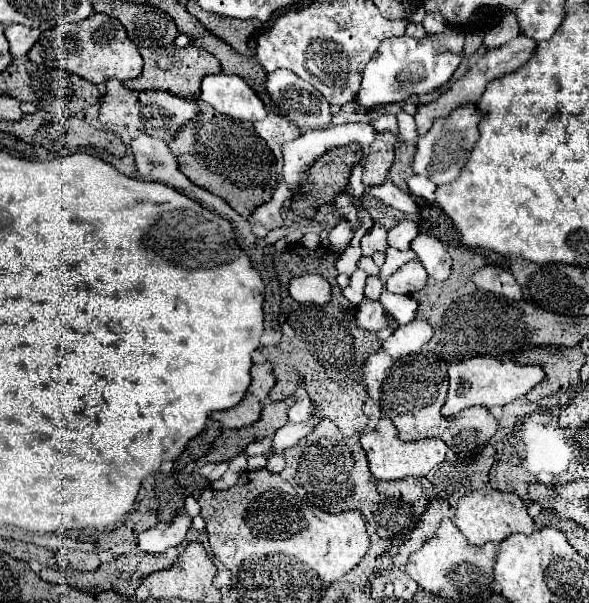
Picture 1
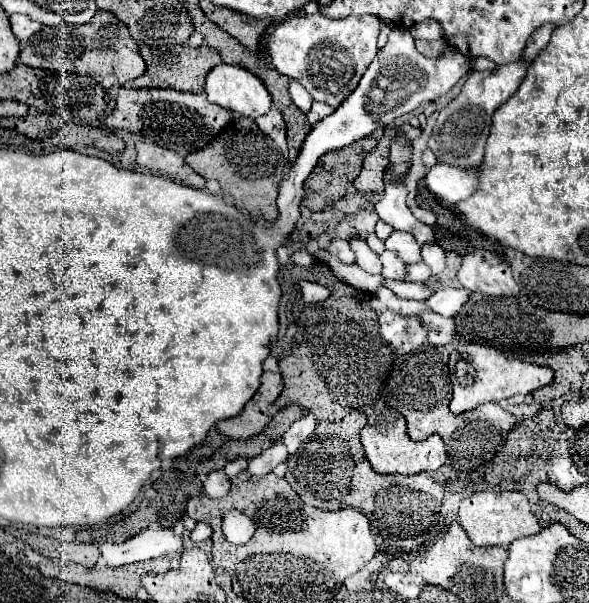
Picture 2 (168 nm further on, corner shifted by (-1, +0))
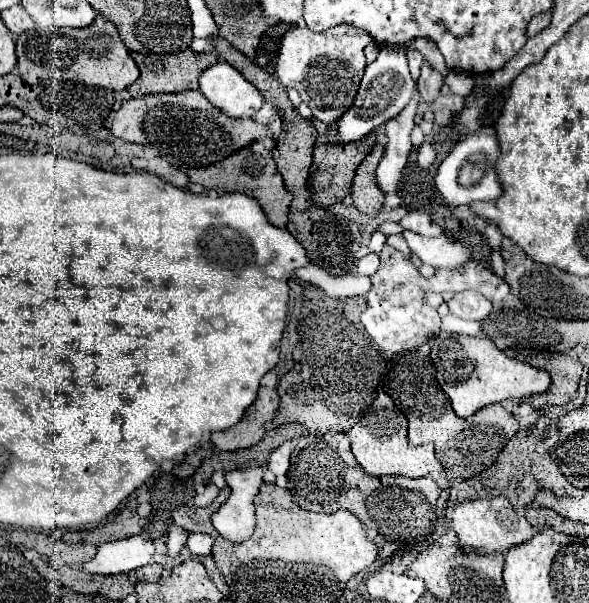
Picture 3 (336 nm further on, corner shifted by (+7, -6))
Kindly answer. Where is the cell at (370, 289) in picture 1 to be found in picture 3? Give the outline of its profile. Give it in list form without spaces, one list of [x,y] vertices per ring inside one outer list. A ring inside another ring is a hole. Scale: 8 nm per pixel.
[[[366,255],[366,257],[362,257],[356,261],[356,267],[358,267],[358,271],[360,271],[360,275],[372,275],[374,271],[378,270],[378,263],[380,263],[380,259],[378,259],[378,255]]]

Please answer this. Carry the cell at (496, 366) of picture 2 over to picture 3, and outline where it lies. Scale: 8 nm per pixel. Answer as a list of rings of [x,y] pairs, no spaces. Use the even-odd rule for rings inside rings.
[[[442,333],[440,337],[434,337],[432,341],[428,341],[426,345],[428,347],[446,347],[444,355],[450,355],[450,361],[456,363],[458,369],[464,369],[462,373],[458,373],[458,379],[450,379],[450,381],[444,379],[444,383],[442,383],[442,391],[450,399],[450,405],[452,405],[452,399],[464,399],[468,409],[480,409],[480,407],[490,405],[490,403],[500,403],[504,399],[522,399],[522,397],[528,397],[534,393],[544,393],[550,387],[550,375],[548,373],[544,373],[542,369],[536,369],[528,363],[520,363],[512,357],[506,357],[506,353],[502,349],[498,349],[488,337],[466,337],[466,335]]]

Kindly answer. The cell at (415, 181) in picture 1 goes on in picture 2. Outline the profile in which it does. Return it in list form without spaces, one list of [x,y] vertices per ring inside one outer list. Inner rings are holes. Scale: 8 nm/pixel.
[[[436,163],[426,175],[426,185],[440,201],[456,205],[478,189],[478,173],[480,167],[464,169],[456,165]]]

